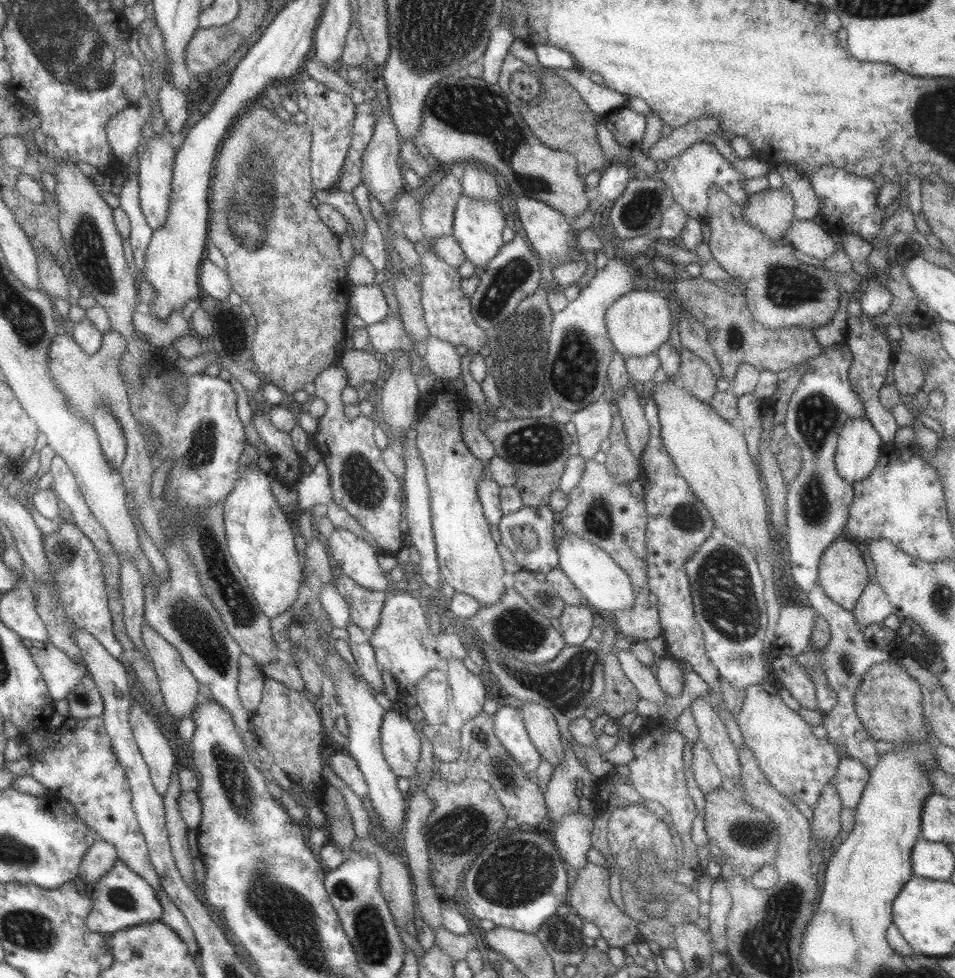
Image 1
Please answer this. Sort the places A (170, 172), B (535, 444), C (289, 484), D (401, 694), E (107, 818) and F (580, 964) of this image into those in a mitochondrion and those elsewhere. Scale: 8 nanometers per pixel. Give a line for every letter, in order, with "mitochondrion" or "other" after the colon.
A: other
B: mitochondrion
C: other
D: other
E: other
F: other

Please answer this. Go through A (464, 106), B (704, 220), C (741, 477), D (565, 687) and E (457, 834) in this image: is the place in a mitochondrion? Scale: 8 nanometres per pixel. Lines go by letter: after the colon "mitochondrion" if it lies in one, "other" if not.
A: mitochondrion
B: other
C: other
D: mitochondrion
E: mitochondrion

